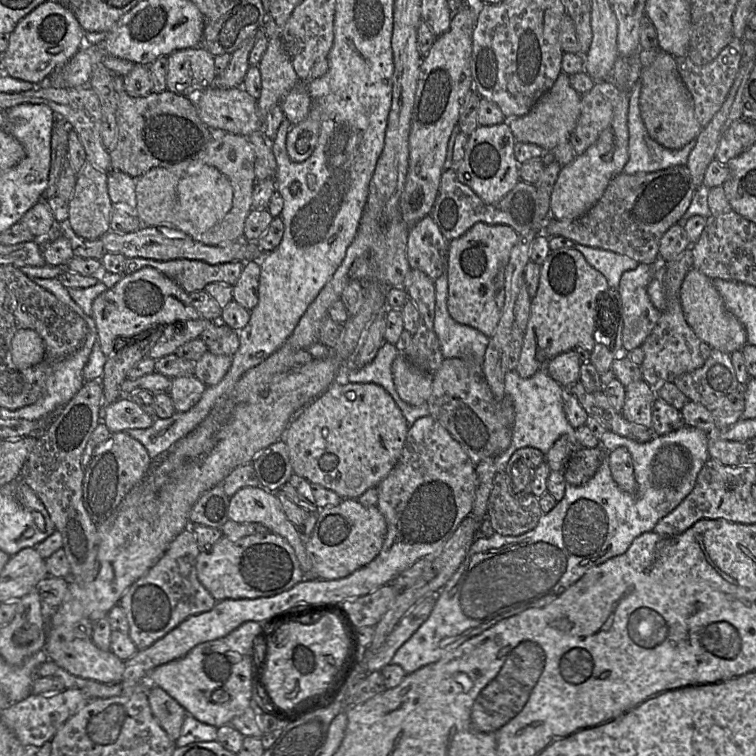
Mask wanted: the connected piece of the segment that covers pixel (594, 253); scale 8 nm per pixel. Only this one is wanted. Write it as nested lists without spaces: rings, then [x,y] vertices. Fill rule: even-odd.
[[[578,243],[572,244],[572,248],[578,250],[588,264],[606,278],[611,289],[618,289],[621,275],[626,271],[634,270],[639,264],[626,255],[600,248],[592,248]]]

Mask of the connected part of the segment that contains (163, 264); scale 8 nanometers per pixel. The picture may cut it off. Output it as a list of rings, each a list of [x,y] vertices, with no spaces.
[[[126,258],[123,275],[132,274],[144,267],[152,267],[174,281],[188,294],[204,290],[209,283],[218,282],[234,286],[244,263],[226,262],[210,265],[200,260],[173,259],[155,261],[144,258]]]

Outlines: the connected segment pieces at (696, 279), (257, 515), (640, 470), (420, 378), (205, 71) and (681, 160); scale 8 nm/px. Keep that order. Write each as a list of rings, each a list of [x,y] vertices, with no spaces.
[[[692,268],[683,280],[680,290],[684,318],[693,332],[712,349],[732,354],[741,351],[747,344],[747,335],[741,322],[730,313],[710,279],[699,270]]]
[[[243,487],[231,498],[228,507],[228,518],[237,523],[260,523],[269,529],[269,532],[285,538],[291,545],[304,572],[304,579],[317,579],[313,576],[313,566],[307,555],[305,544],[301,541],[297,527],[287,518],[275,492],[263,487]]]
[[[690,426],[681,427],[665,435],[655,435],[644,443],[606,430],[599,440],[600,446],[606,452],[620,446],[627,448],[633,460],[636,491],[626,492],[616,484],[606,457],[588,482],[581,486],[567,483],[564,497],[550,512],[542,514],[534,529],[520,536],[502,536],[495,532],[489,538],[478,535],[458,570],[436,594],[436,603],[428,619],[396,651],[390,663],[401,666],[407,675],[437,662],[500,621],[551,603],[590,568],[625,553],[636,537],[652,531],[657,522],[673,511],[692,491],[698,473],[709,459],[708,440],[708,433]]]
[[[402,353],[392,363],[392,374],[395,388],[404,402],[410,406],[427,403],[433,375],[413,365]]]
[[[199,45],[174,51],[167,58],[166,86],[169,91],[189,98],[195,98],[198,93],[215,84],[217,74],[215,71],[214,56],[202,46]]]
[[[640,80],[634,85],[629,95],[628,128],[629,160],[623,169],[624,174],[651,173],[675,166],[686,166],[689,154],[696,141],[689,142],[680,150],[667,149],[648,134],[640,114]]]

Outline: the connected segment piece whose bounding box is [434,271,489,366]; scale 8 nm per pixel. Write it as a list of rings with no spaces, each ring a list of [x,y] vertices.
[[[445,271],[435,284],[434,331],[445,358],[460,358],[480,364],[484,359],[489,338],[479,330],[456,322],[448,312],[448,276]]]

